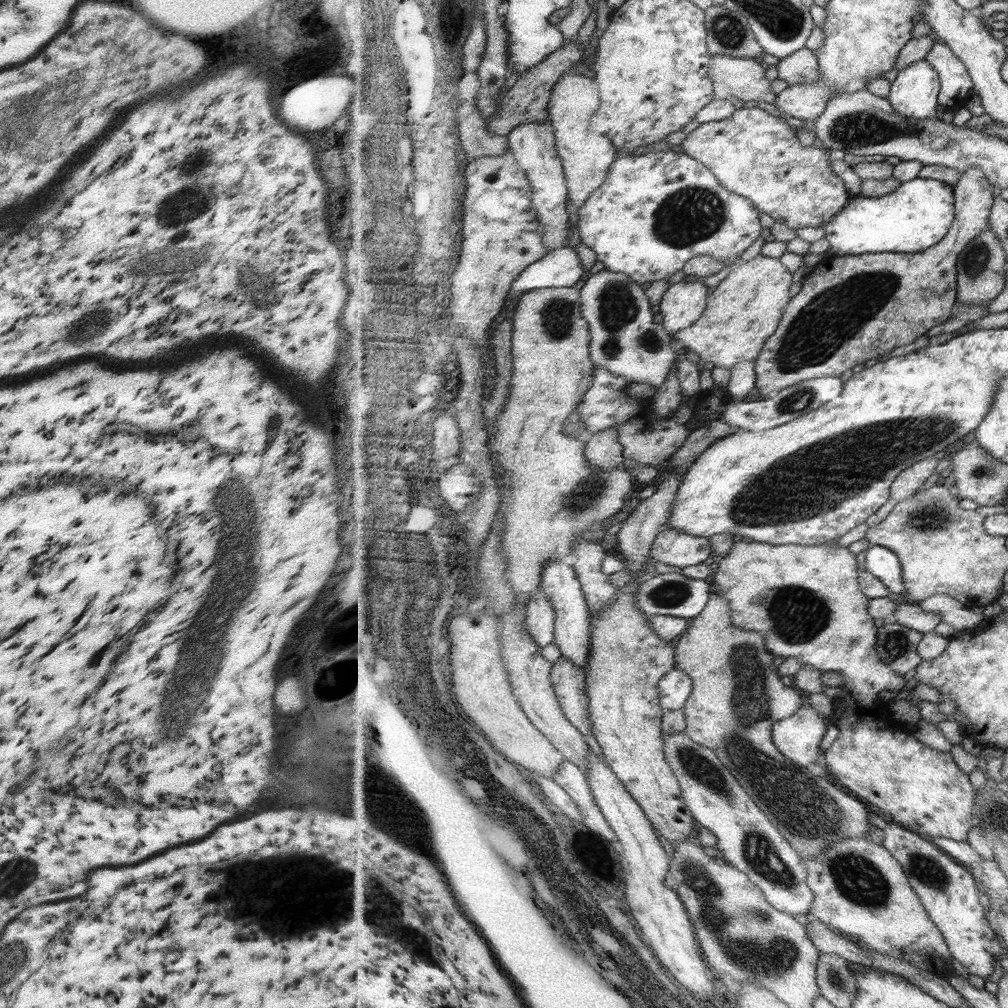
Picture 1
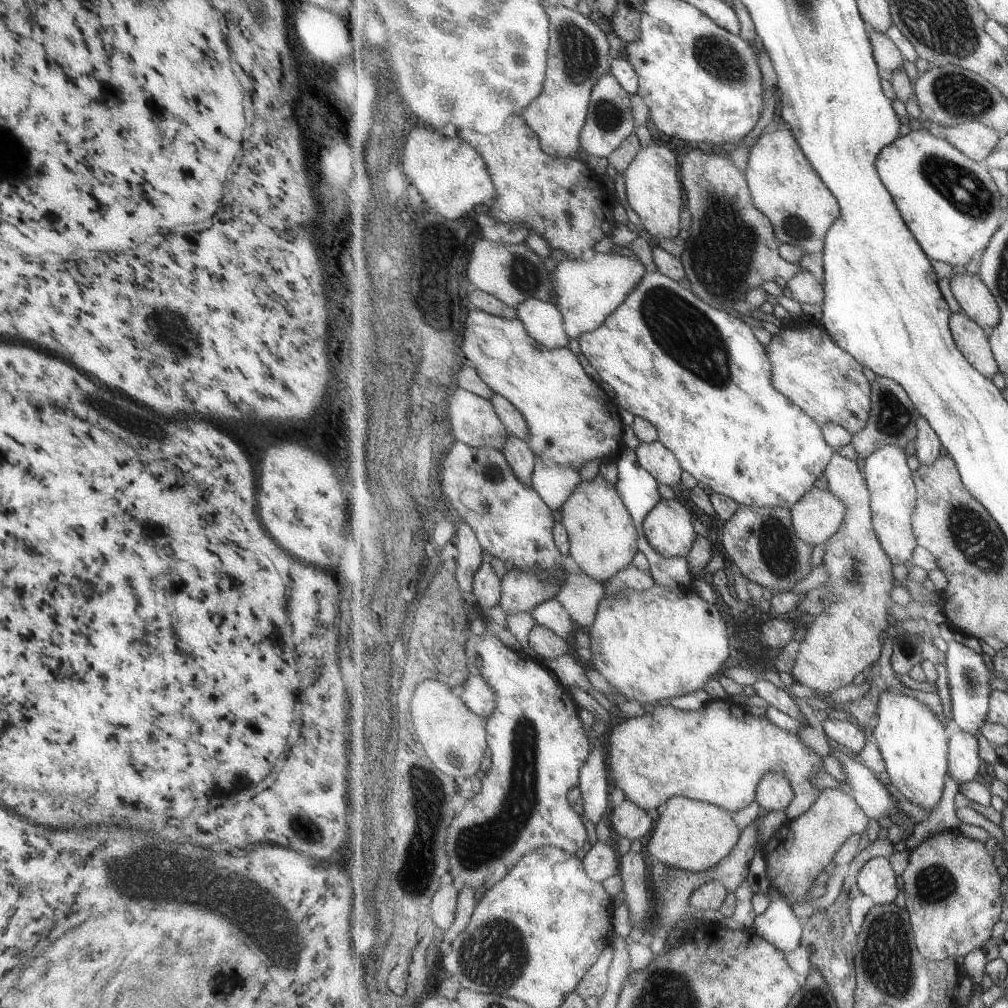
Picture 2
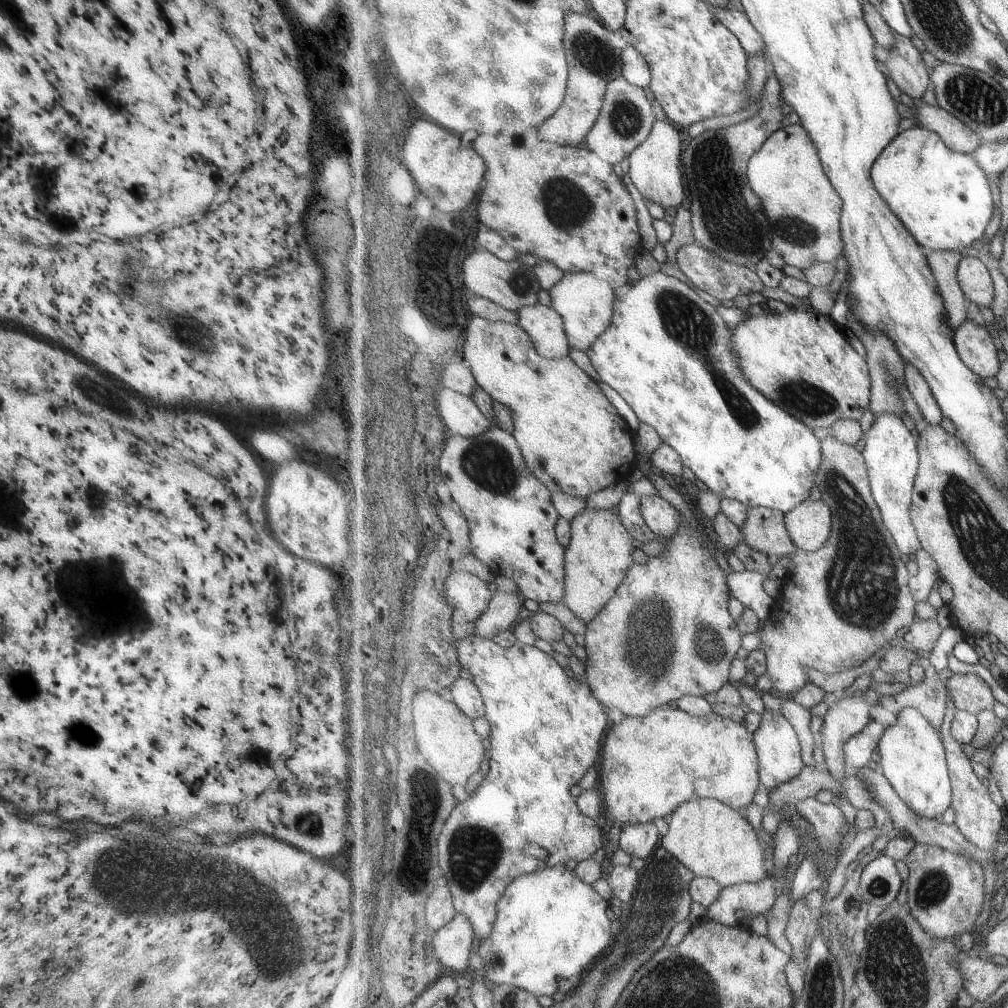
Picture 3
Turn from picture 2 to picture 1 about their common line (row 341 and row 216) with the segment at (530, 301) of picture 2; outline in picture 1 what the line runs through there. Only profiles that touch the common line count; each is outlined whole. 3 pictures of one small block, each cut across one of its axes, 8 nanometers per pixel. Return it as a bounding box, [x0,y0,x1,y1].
[508,120,569,252]

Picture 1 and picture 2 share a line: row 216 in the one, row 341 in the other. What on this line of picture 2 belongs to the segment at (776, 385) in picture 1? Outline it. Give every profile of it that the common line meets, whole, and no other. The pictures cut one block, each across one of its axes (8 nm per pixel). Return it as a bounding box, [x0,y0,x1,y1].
[950,311,1000,378]

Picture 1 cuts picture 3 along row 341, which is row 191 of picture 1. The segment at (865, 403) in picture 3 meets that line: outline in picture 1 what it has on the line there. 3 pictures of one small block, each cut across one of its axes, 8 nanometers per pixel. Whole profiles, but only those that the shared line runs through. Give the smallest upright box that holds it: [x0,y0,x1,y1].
[680,107,852,230]

